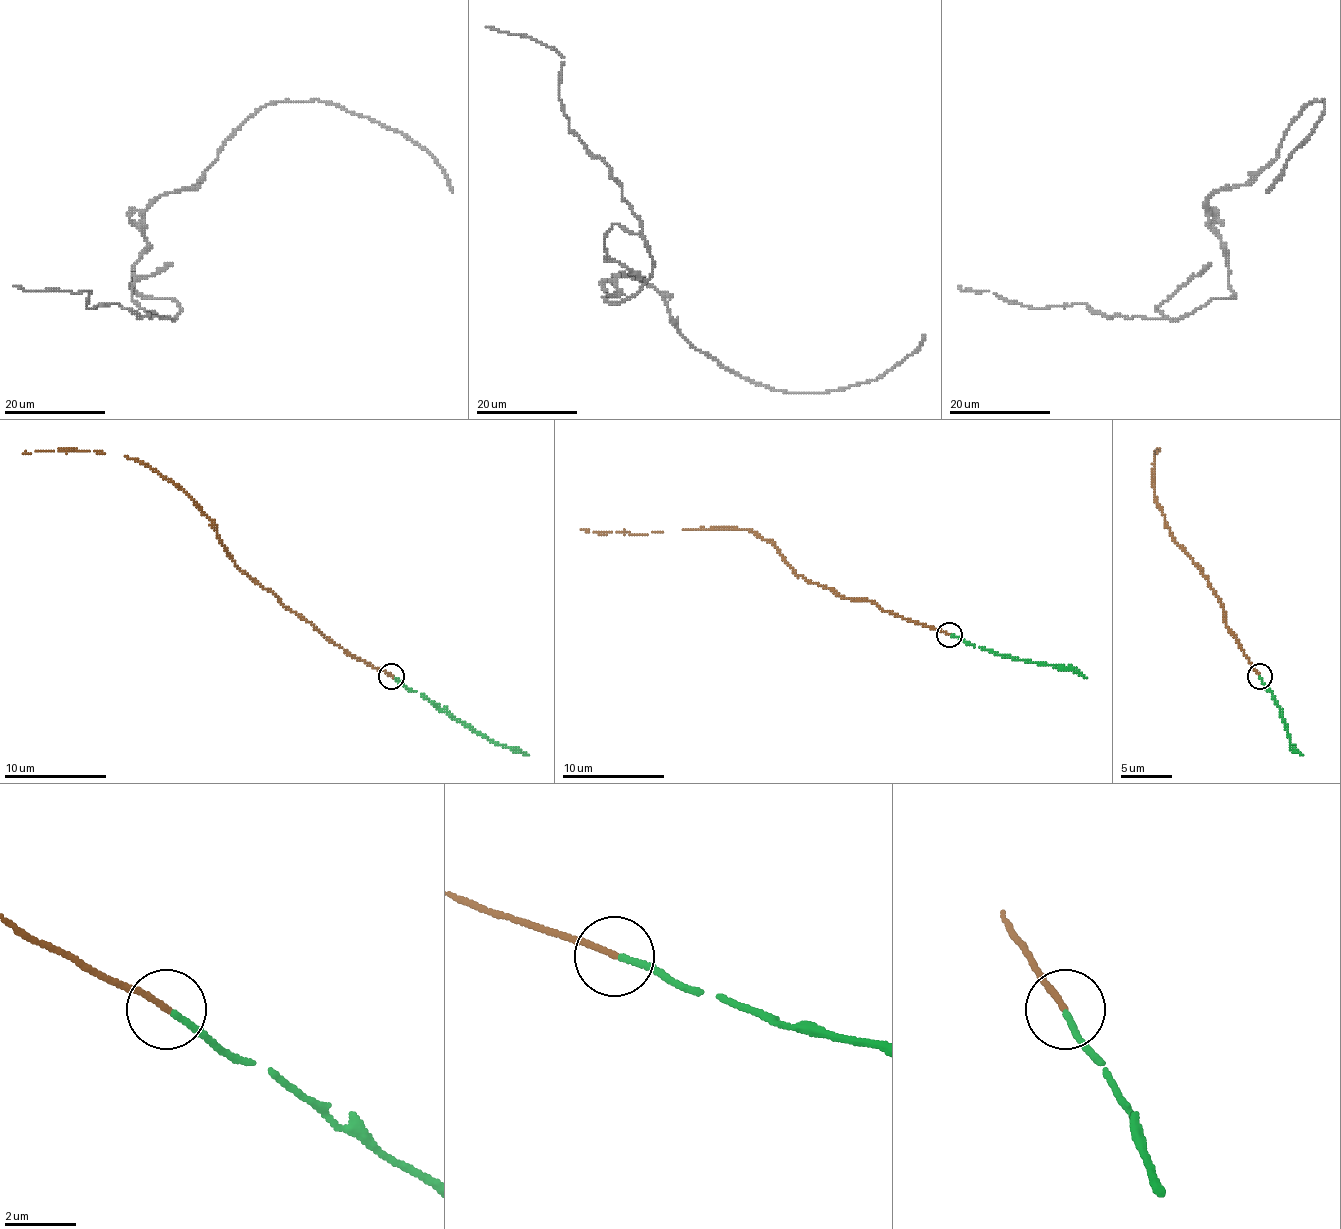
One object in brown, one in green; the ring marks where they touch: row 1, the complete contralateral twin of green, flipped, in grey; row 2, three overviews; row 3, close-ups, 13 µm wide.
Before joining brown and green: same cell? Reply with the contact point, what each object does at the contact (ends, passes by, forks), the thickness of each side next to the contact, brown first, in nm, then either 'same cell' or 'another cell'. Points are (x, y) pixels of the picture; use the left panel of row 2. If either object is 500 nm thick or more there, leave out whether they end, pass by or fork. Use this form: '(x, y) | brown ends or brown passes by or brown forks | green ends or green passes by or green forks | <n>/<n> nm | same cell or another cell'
(391, 676) | brown ends | green ends | 160/160 nm | same cell

